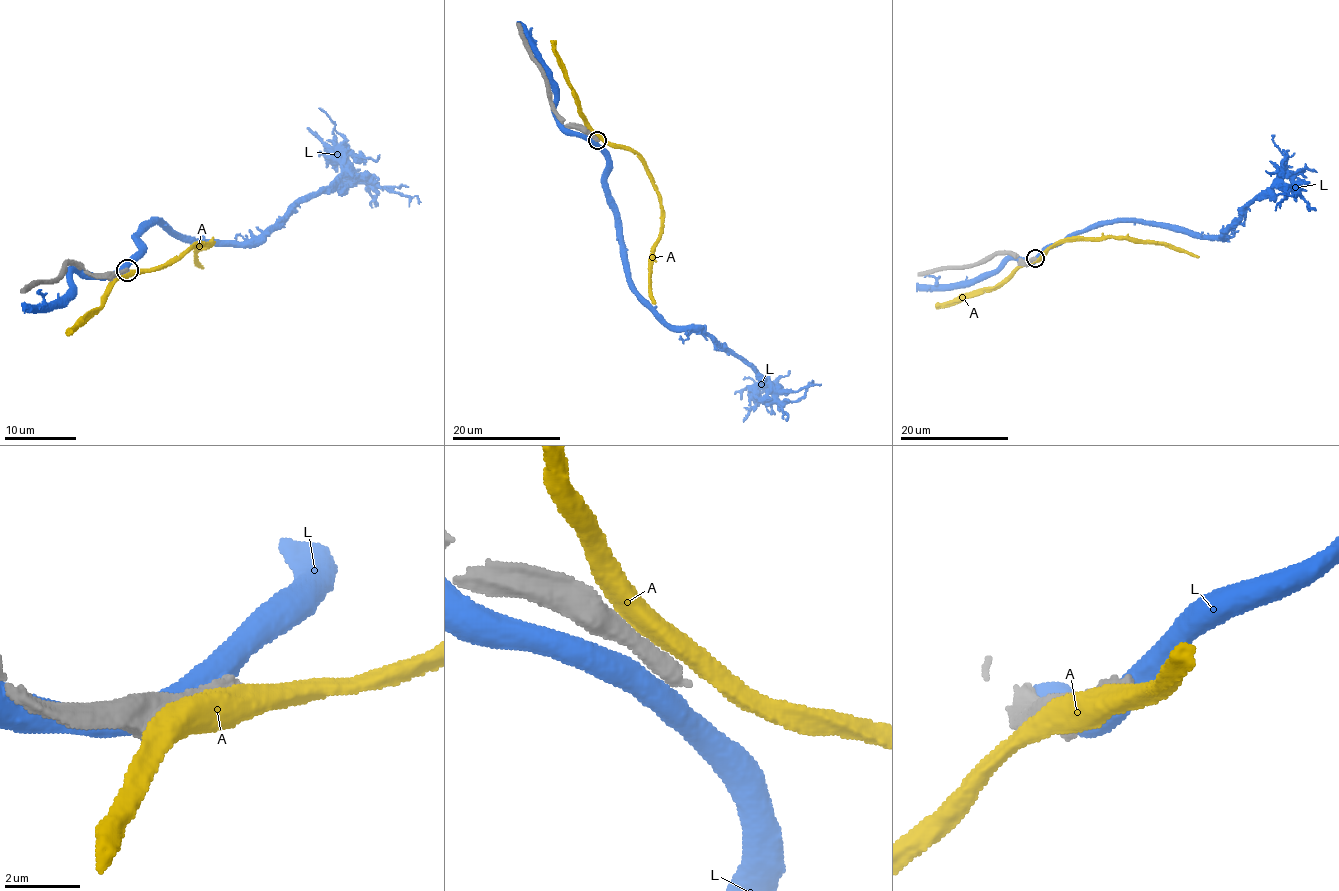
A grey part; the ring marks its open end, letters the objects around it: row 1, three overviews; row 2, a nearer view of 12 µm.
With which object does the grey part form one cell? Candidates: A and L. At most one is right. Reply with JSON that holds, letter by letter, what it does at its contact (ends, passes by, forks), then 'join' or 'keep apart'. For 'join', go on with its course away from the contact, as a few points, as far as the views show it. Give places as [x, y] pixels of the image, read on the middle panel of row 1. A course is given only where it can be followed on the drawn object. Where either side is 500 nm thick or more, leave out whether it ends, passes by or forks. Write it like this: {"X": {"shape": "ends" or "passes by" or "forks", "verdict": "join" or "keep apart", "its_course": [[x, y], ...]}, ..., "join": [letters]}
{"A": {"verdict": "keep apart"}, "L": {"verdict": "keep apart"}, "join": []}

